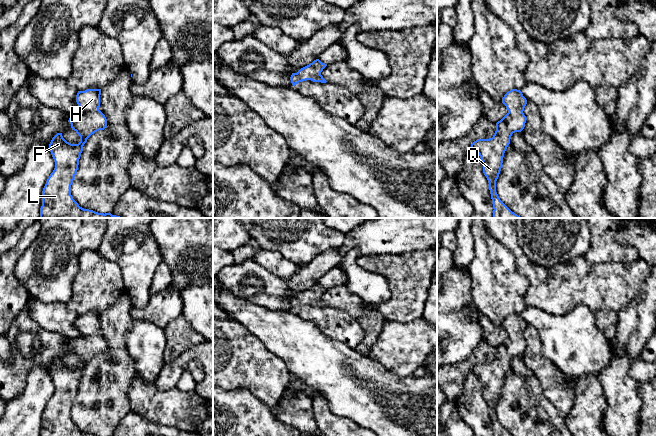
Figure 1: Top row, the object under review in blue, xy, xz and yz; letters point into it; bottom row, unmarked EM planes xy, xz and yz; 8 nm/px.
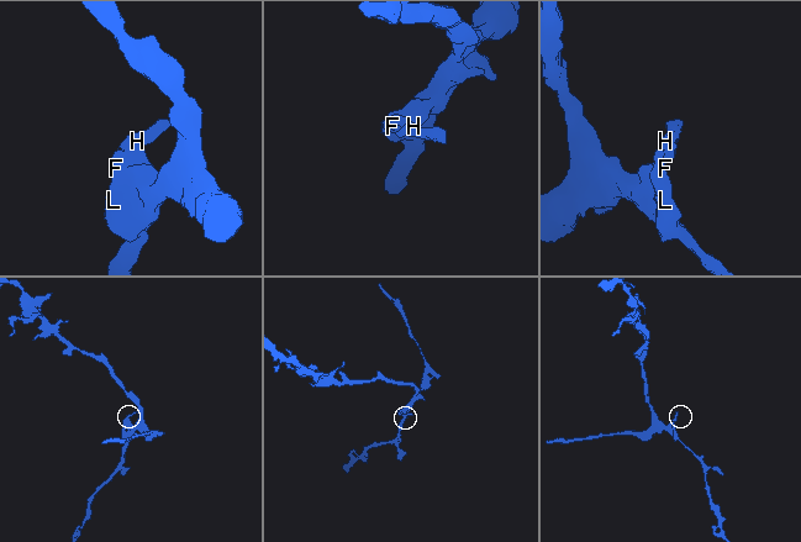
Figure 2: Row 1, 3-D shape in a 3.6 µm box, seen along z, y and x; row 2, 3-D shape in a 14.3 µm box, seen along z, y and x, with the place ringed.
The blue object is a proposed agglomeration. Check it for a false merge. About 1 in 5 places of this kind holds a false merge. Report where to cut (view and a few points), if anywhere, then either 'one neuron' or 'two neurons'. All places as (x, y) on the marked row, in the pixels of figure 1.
cut none; one neuron

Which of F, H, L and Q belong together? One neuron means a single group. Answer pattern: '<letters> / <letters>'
F H L Q

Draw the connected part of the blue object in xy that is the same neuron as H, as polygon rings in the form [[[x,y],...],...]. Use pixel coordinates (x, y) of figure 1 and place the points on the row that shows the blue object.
[[[87,89],[78,91],[76,102],[81,109],[79,114],[70,115],[68,122],[80,136],[78,144],[67,142],[62,133],[57,133],[49,144],[49,150],[55,162],[55,168],[48,177],[42,191],[42,206],[40,208],[40,218],[122,218],[111,213],[98,213],[93,210],[84,209],[78,205],[71,195],[71,185],[78,170],[79,159],[83,151],[83,146],[87,139],[99,130],[104,130],[107,126],[105,115],[99,110],[101,89]]]

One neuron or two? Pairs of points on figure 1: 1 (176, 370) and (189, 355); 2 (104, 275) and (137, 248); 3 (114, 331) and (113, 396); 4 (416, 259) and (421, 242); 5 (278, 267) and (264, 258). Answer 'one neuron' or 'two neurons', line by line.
1: one neuron
2: two neurons
3: one neuron
4: two neurons
5: one neuron

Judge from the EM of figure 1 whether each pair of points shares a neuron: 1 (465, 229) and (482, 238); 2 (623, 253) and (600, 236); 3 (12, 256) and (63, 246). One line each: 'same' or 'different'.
1: different
2: same
3: different

